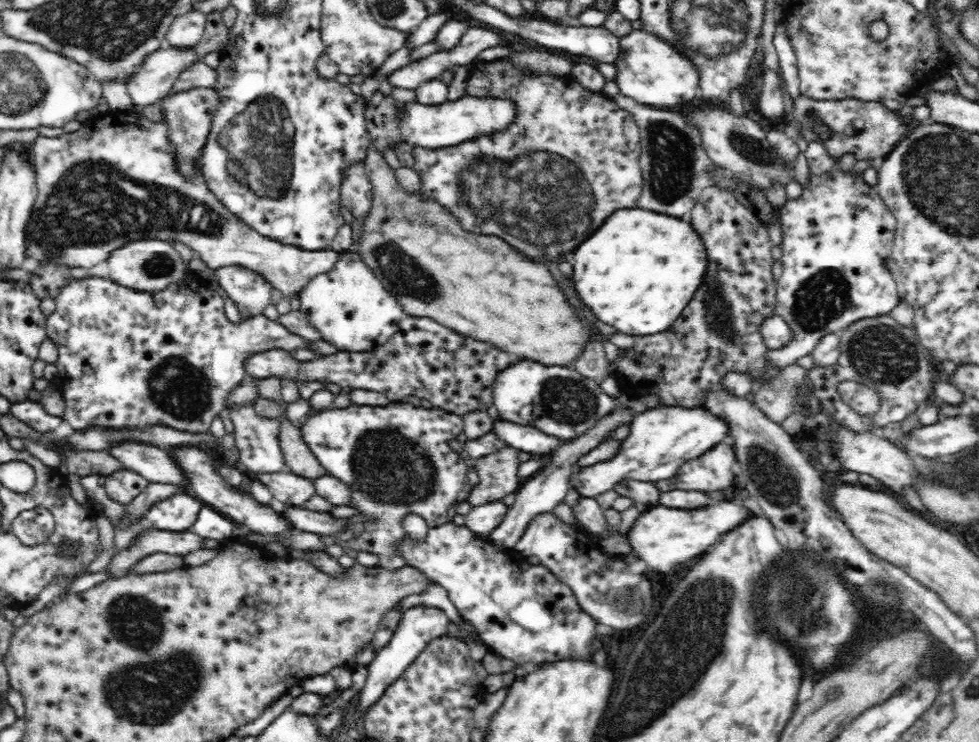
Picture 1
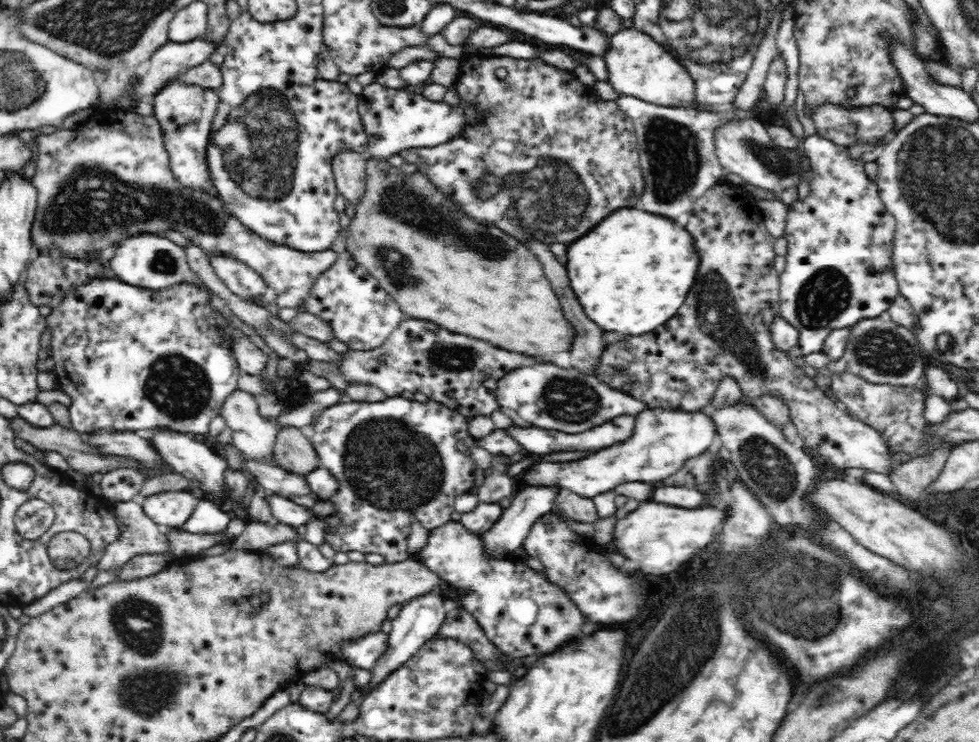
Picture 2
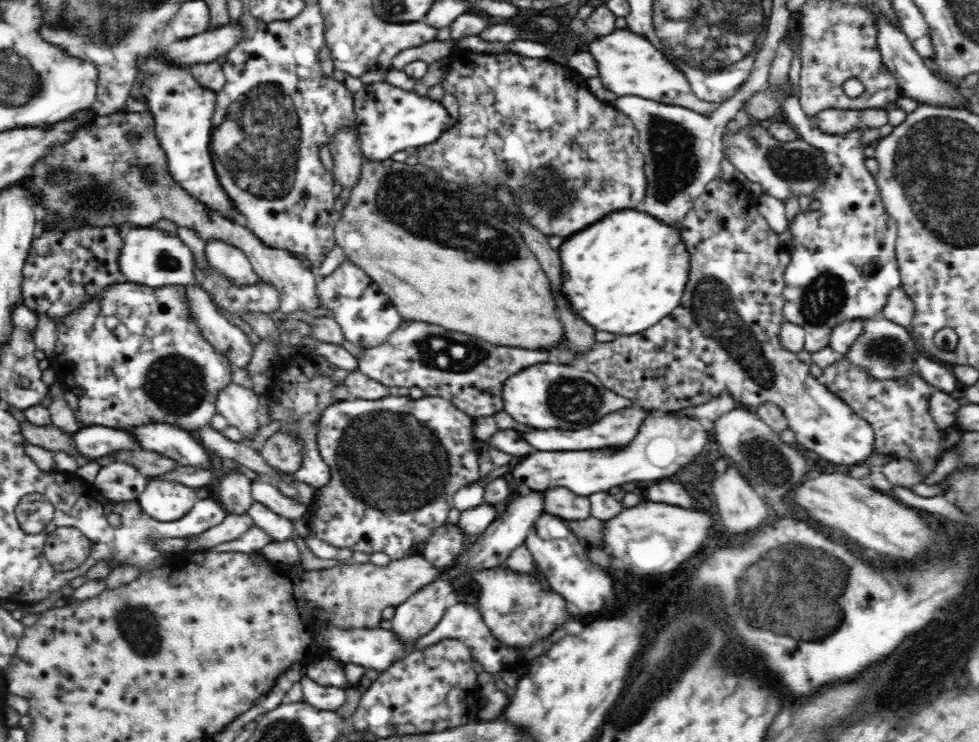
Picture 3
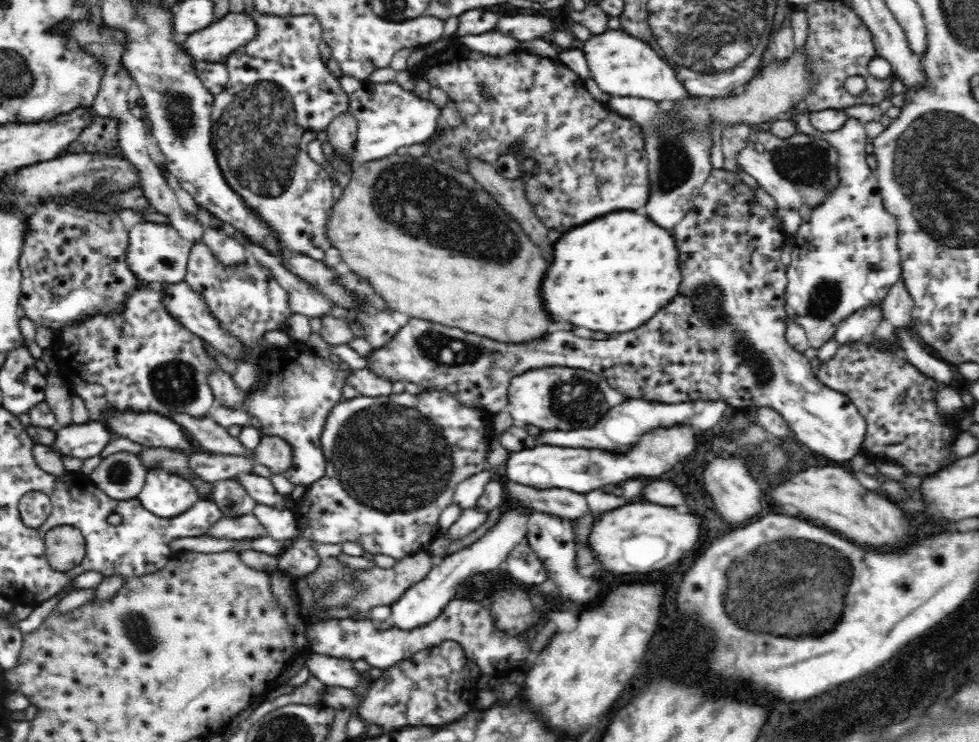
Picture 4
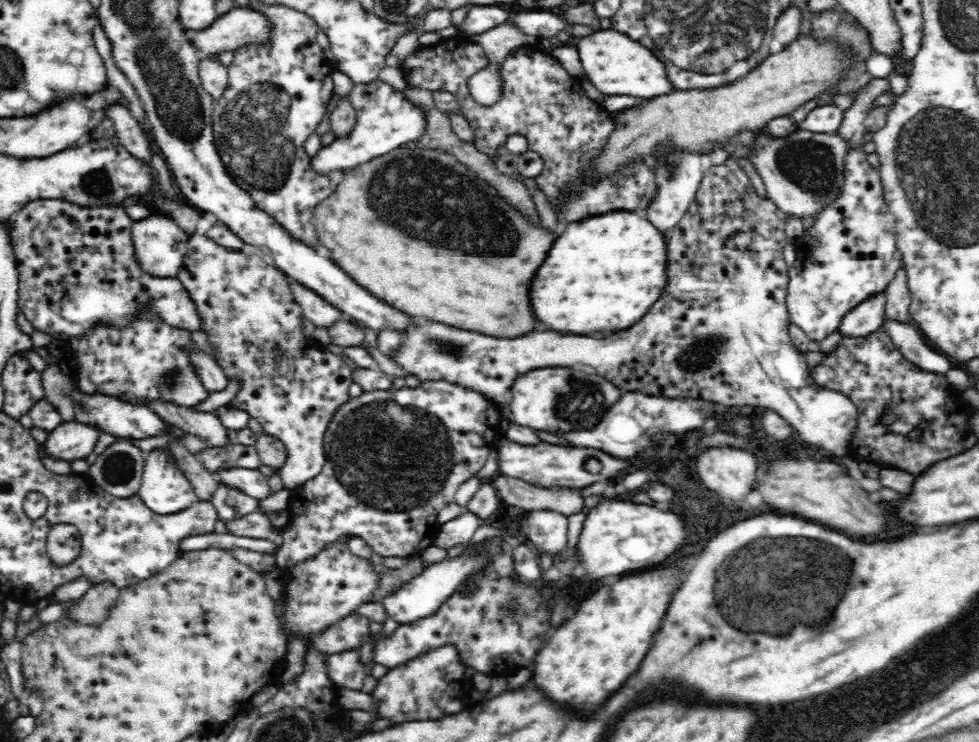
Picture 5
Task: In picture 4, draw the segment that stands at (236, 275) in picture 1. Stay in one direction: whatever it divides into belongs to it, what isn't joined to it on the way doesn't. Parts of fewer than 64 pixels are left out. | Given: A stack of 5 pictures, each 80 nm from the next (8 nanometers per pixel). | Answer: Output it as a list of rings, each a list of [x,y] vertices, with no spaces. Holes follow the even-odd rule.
[[[206,229],[203,232],[203,243],[227,266],[247,262],[244,245],[240,245],[228,232],[224,232],[224,229]]]

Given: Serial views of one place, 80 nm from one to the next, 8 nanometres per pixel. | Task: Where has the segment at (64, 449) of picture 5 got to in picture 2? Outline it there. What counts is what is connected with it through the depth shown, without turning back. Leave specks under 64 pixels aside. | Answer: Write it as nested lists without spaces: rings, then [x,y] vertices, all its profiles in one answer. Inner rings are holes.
[[[93,430],[84,435],[84,440],[104,454],[118,455],[136,461],[140,465],[141,472],[147,476],[165,475],[171,472],[161,454],[135,432]]]

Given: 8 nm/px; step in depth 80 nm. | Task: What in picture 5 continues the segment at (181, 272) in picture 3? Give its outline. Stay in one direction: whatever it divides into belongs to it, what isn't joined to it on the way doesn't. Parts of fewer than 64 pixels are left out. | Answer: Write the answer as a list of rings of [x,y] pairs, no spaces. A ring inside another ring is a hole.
[[[154,212],[149,217],[132,224],[132,242],[136,261],[144,273],[152,274],[152,277],[176,278],[179,268],[187,253],[188,235],[166,215]]]

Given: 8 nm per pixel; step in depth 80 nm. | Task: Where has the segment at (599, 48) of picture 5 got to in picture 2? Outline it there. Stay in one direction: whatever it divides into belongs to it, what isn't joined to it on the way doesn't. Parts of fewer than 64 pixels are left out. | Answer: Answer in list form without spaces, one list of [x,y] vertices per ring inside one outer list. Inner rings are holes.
[[[636,27],[622,29],[610,37],[610,43],[602,58],[608,69],[608,82],[619,95],[634,96],[658,106],[696,106],[696,86],[666,47],[658,44],[649,34]]]

